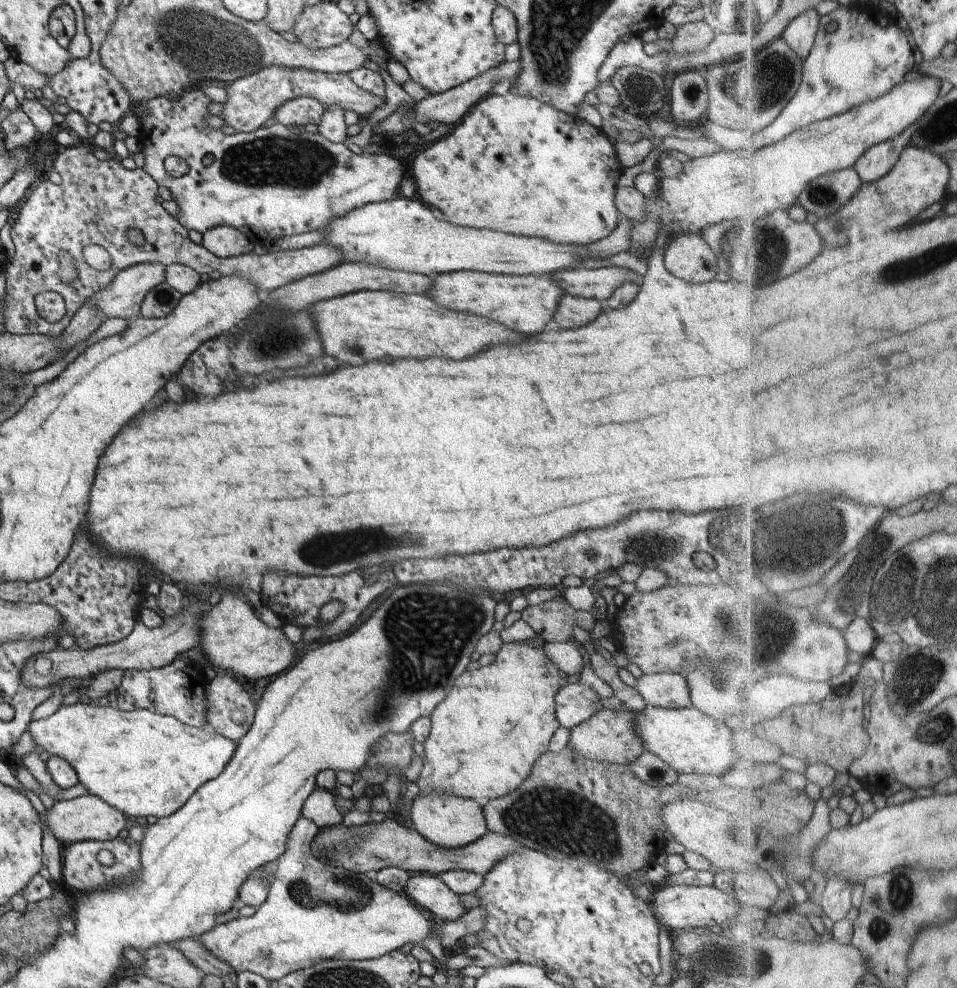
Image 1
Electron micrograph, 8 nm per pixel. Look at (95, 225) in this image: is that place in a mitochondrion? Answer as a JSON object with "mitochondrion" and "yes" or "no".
{"mitochondrion":"no"}

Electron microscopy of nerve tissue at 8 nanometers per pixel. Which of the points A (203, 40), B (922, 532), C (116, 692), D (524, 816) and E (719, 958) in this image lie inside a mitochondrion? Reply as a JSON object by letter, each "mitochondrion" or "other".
{"A":"mitochondrion","B":"other","C":"other","D":"mitochondrion","E":"mitochondrion"}

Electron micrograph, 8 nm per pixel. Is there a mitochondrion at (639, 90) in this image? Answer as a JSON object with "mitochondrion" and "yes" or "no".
{"mitochondrion":"yes"}

